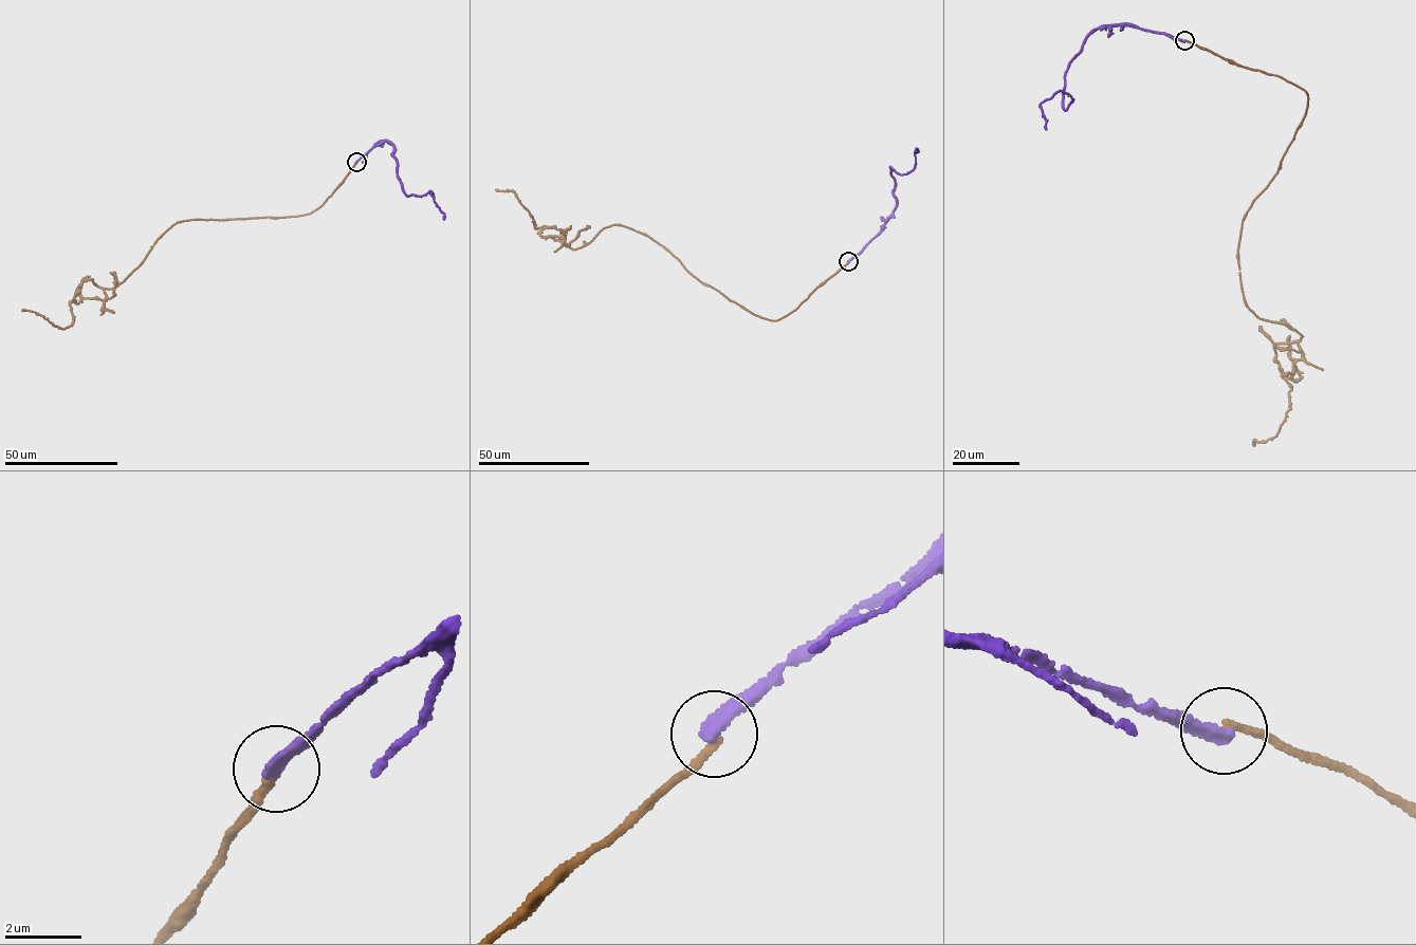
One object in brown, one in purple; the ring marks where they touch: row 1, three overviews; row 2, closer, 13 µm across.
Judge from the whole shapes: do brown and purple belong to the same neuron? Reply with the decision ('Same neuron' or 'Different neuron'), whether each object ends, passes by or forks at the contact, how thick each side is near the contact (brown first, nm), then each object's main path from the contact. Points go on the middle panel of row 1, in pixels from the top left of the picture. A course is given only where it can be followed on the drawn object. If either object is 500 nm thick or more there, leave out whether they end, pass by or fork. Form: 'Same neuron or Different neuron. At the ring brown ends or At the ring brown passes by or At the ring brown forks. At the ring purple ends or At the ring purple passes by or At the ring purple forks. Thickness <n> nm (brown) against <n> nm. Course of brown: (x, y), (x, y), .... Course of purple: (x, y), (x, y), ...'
Different neuron. At the ring brown ends. At the ring purple ends. Thickness 200 nm (brown) against 360 nm. Course of brown: (848, 261), (771, 320), (647, 235), (614, 224), (572, 249), (496, 189). Course of purple: (848, 261), (890, 218), (897, 202), (889, 166), (907, 173), (914, 169), (916, 148)

